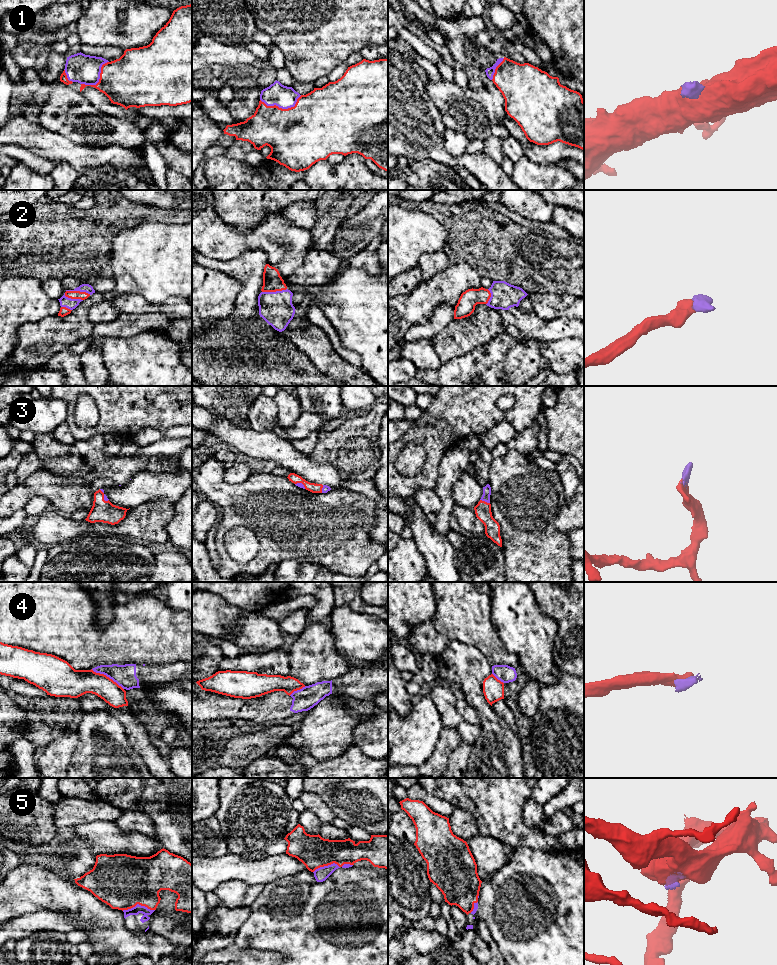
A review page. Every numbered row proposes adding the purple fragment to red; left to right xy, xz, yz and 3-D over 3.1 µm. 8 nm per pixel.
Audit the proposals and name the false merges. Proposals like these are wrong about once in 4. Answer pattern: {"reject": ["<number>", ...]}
{"reject": ["4", "5"]}

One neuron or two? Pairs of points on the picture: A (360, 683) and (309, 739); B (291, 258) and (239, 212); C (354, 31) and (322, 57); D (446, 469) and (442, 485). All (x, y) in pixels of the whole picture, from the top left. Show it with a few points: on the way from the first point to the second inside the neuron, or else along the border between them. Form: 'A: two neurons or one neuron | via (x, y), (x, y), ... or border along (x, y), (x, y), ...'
A: two neurons | border along (325, 696), (340, 694), (371, 701)
B: two neurons | border along (275, 213), (251, 229), (238, 231), (231, 226)
C: one neuron | via (346, 33), (330, 49)
D: one neuron | via (446, 473), (445, 481)

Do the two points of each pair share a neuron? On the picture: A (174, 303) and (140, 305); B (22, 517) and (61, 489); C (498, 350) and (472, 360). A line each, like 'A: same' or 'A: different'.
A: same
B: different
C: same

